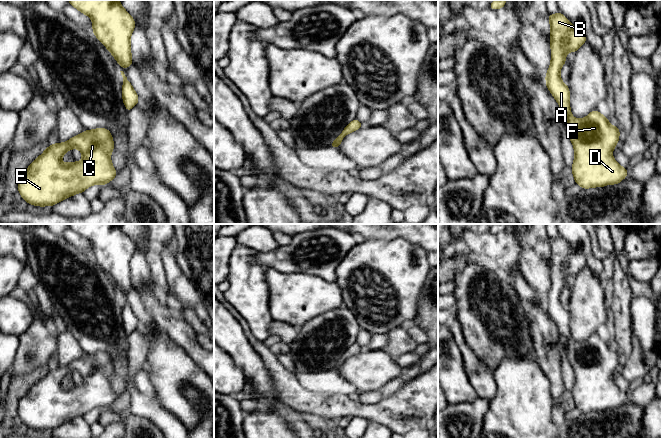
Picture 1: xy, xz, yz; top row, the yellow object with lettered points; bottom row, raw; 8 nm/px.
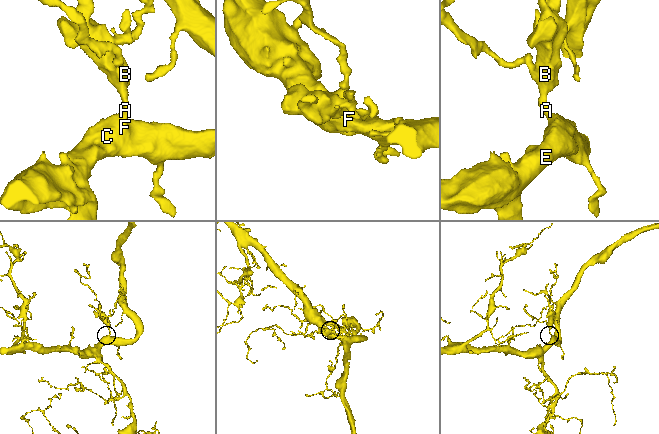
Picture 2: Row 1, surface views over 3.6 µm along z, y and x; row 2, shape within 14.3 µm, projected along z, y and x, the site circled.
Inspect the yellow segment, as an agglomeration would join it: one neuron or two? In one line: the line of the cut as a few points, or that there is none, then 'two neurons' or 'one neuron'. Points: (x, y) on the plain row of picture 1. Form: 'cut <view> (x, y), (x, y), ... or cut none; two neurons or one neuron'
cut none; one neuron

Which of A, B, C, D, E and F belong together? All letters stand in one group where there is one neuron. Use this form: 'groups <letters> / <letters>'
groups A B C D E F

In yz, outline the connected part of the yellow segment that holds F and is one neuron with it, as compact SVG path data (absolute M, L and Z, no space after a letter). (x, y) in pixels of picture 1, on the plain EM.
M560 235L555 239L548 237L548 242L550 244L551 288L545 299L546 310L567 340L567 358L575 375L572 389L575 407L583 413L618 408L628 400L627 393L620 390L612 381L612 374L619 365L619 351L612 350L608 342L596 333L585 342L575 343L570 333L568 309L564 308L560 302L560 294L566 286L566 277L576 276L587 265L586 258L581 253L575 252Z

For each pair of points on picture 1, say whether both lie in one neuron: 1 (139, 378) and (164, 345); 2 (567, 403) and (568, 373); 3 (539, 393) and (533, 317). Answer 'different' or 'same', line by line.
1: different
2: same
3: different

